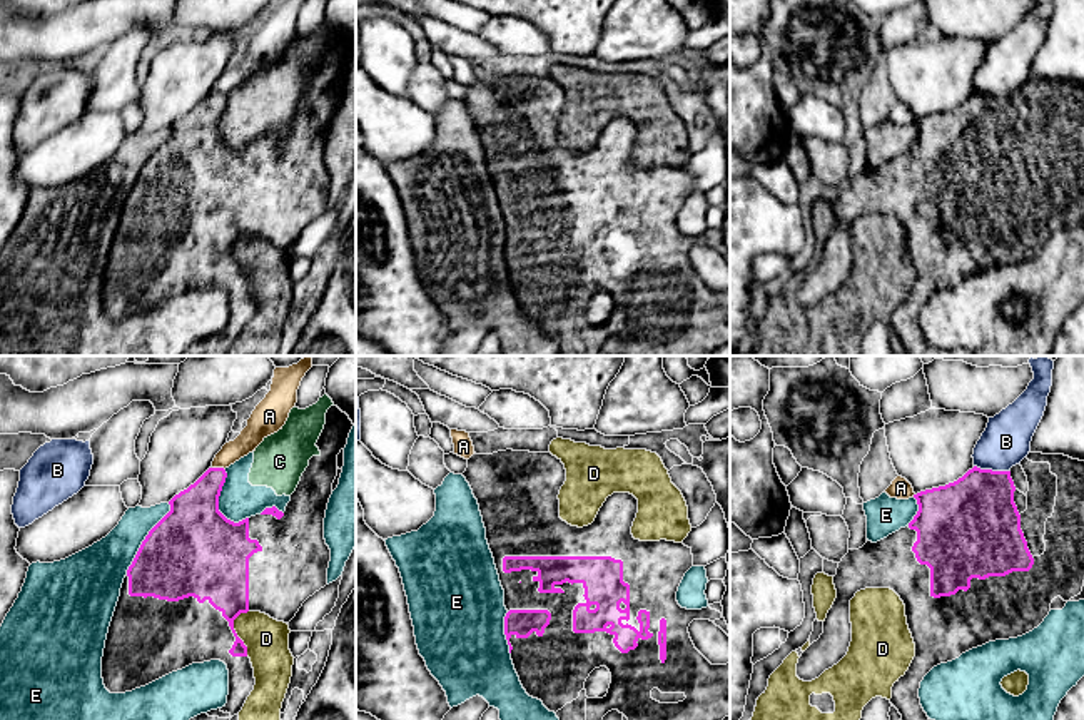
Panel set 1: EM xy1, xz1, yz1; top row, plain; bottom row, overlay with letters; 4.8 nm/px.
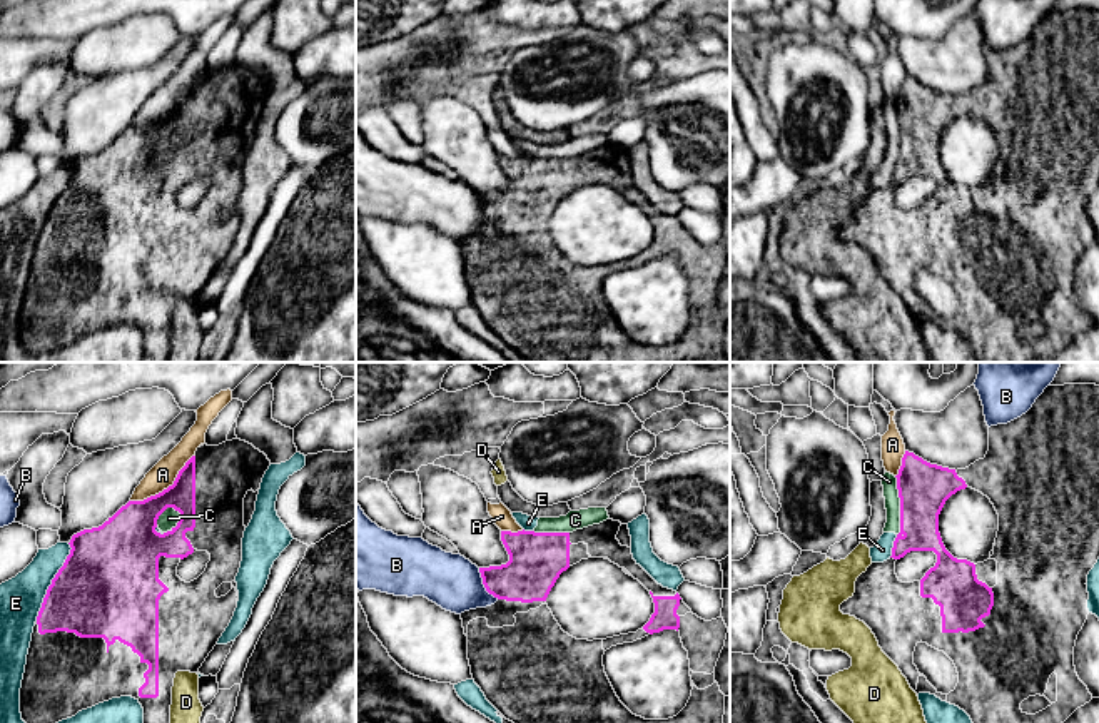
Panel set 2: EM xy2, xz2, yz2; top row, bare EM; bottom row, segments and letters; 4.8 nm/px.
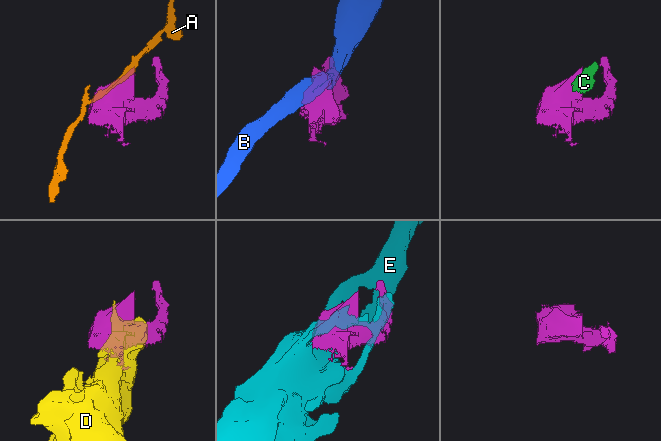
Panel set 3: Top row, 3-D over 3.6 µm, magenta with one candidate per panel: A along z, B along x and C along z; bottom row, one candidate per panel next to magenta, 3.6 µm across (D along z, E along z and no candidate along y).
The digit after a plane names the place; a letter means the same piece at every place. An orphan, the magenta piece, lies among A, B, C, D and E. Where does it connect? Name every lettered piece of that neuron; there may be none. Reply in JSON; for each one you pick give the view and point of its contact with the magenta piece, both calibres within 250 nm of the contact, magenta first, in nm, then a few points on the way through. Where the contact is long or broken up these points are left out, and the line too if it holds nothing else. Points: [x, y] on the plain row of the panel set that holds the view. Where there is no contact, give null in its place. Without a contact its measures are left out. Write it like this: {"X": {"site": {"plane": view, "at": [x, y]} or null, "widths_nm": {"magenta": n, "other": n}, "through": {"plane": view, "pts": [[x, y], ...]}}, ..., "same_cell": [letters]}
{"same_cell": []}

